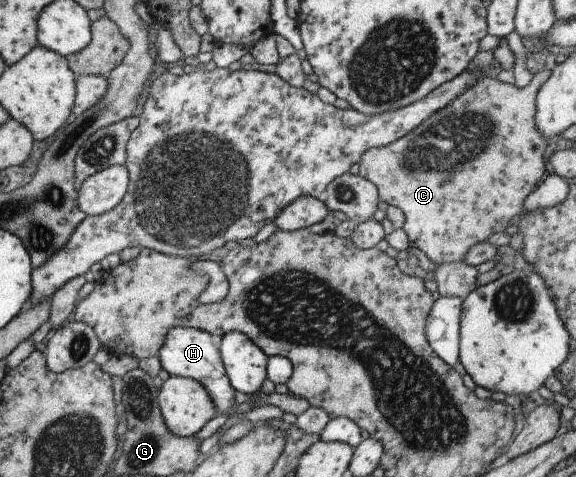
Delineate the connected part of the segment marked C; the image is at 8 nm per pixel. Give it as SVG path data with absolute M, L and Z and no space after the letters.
M545 69L538 71L533 74L532 79L523 88L513 87L496 80L493 72L490 75L483 73L483 77L476 84L468 88L466 92L462 92L446 108L439 109L438 112L434 112L430 117L427 117L422 124L417 125L409 134L403 135L384 147L367 149L357 161L357 174L368 180L377 189L379 199L388 205L392 205L392 207L398 207L402 211L405 220L401 228L407 235L409 245L424 252L425 256L436 266L450 262L462 262L471 245L486 242L490 236L497 236L510 225L510 221L514 221L514 218L517 219L518 215L522 213L523 199L537 186L538 179L544 173L543 160L545 154L547 154L547 141L535 124L535 97L541 85L548 79L550 72L550 70Z

